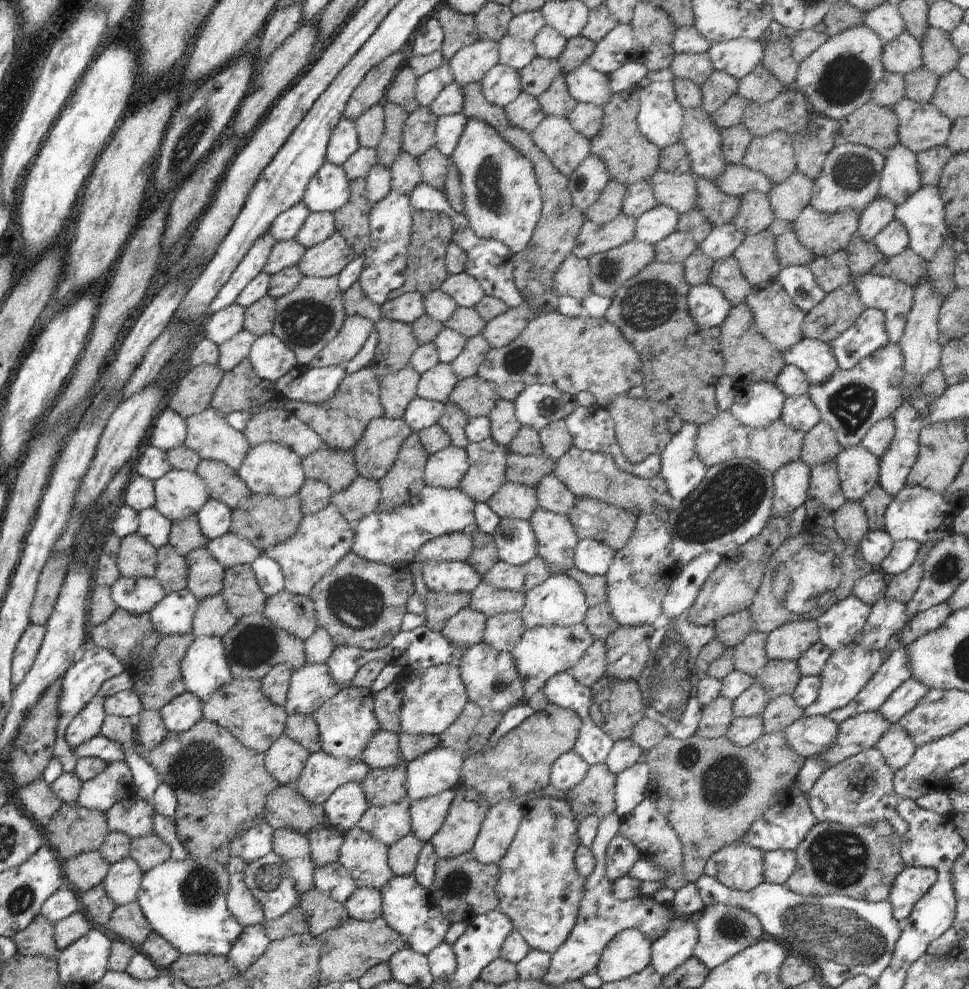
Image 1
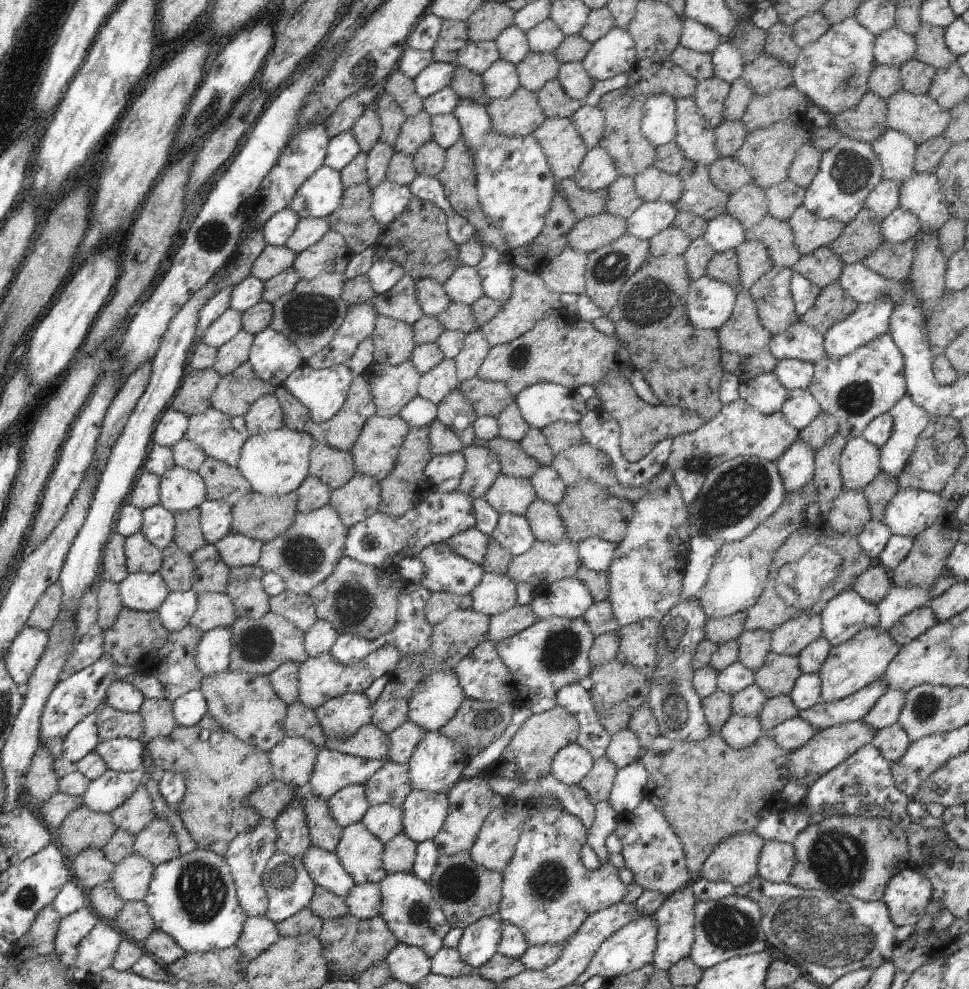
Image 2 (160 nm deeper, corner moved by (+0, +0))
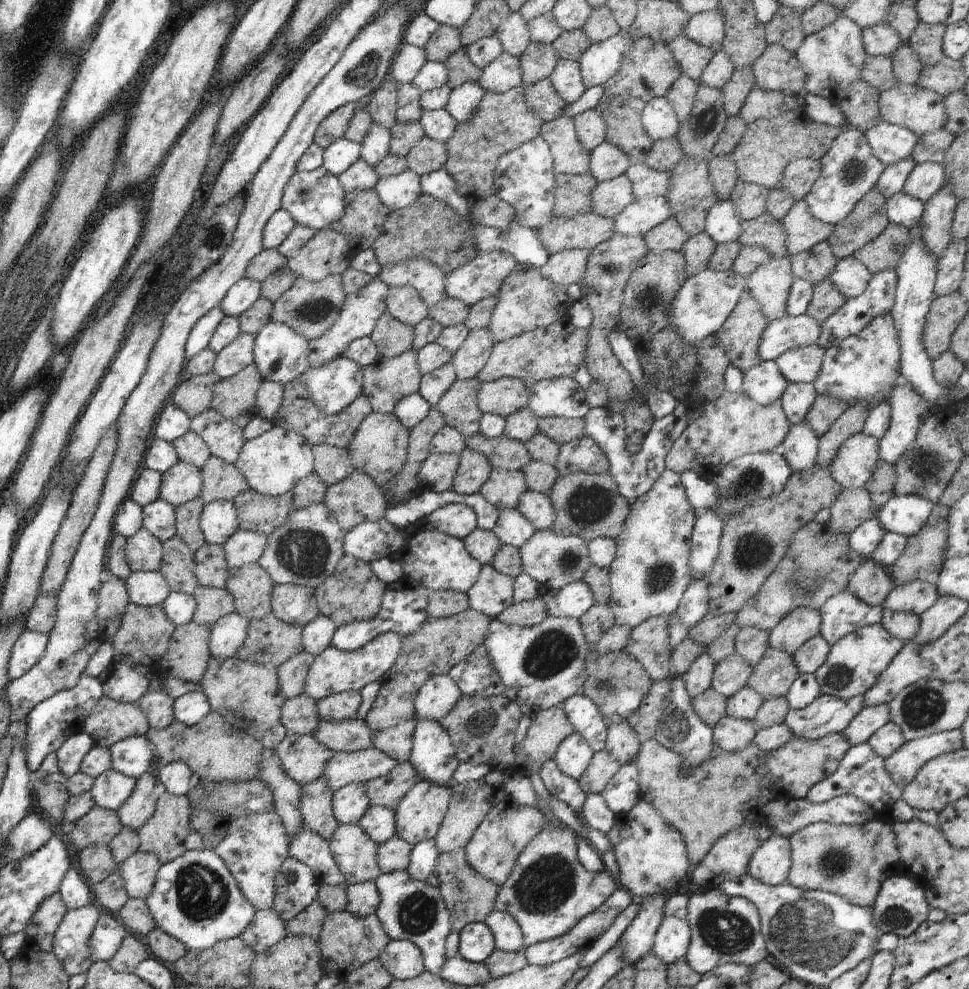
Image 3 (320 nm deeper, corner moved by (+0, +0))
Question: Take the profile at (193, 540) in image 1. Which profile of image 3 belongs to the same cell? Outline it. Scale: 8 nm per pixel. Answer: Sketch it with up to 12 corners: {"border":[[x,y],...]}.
{"border":[[203,500],[175,507],[175,529],[193,552],[205,543]]}

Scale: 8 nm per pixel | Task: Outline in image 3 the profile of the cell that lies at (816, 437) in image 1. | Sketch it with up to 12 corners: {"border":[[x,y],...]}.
{"border":[[818,394],[804,422],[822,436],[850,406]]}

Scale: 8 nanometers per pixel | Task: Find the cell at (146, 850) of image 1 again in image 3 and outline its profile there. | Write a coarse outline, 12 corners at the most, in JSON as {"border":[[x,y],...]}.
{"border":[[165,791],[136,830],[139,850],[162,865],[182,856],[193,831],[187,795]]}

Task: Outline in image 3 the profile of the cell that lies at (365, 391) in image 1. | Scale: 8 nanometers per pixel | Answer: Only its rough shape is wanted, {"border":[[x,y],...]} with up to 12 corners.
{"border":[[304,381],[287,382],[272,424],[310,446],[347,449],[372,412],[360,395],[338,414],[314,404]]}

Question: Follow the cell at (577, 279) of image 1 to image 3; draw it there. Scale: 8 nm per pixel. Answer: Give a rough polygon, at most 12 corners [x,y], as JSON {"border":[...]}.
{"border":[[564,249],[539,268],[568,288],[582,284],[588,249]]}

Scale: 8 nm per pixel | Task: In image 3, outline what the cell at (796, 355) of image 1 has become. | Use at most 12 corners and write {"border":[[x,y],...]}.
{"border":[[808,313],[768,323],[757,355],[775,361],[787,350],[818,342]]}

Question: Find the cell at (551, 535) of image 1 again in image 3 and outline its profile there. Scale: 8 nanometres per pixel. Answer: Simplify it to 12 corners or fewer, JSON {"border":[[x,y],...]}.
{"border":[[524,491],[517,509],[537,531],[551,530],[556,513],[546,493]]}

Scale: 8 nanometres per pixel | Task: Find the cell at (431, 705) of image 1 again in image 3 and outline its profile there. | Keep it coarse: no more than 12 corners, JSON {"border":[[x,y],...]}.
{"border":[[449,674],[417,692],[416,718],[439,721],[462,695]]}

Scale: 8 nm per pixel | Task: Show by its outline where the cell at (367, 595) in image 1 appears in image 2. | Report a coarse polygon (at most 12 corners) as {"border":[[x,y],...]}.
{"border":[[344,556],[309,595],[338,634],[395,626],[397,564]]}

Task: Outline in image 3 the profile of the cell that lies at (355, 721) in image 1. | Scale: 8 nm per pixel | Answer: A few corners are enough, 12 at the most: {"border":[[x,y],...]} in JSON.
{"border":[[359,691],[317,701],[322,721],[354,719]]}

